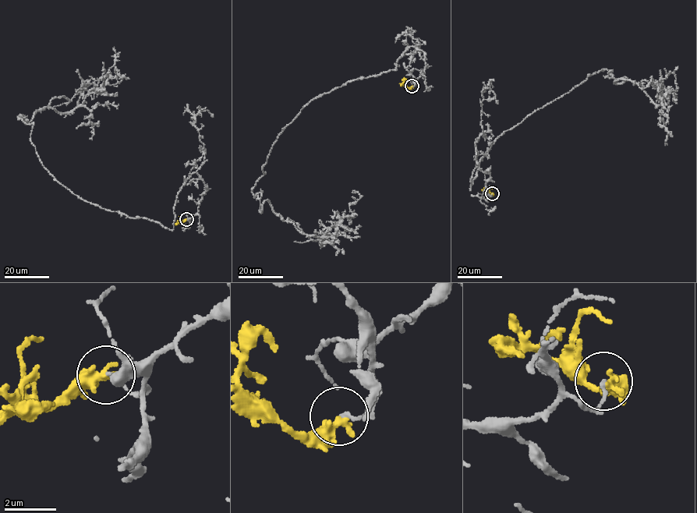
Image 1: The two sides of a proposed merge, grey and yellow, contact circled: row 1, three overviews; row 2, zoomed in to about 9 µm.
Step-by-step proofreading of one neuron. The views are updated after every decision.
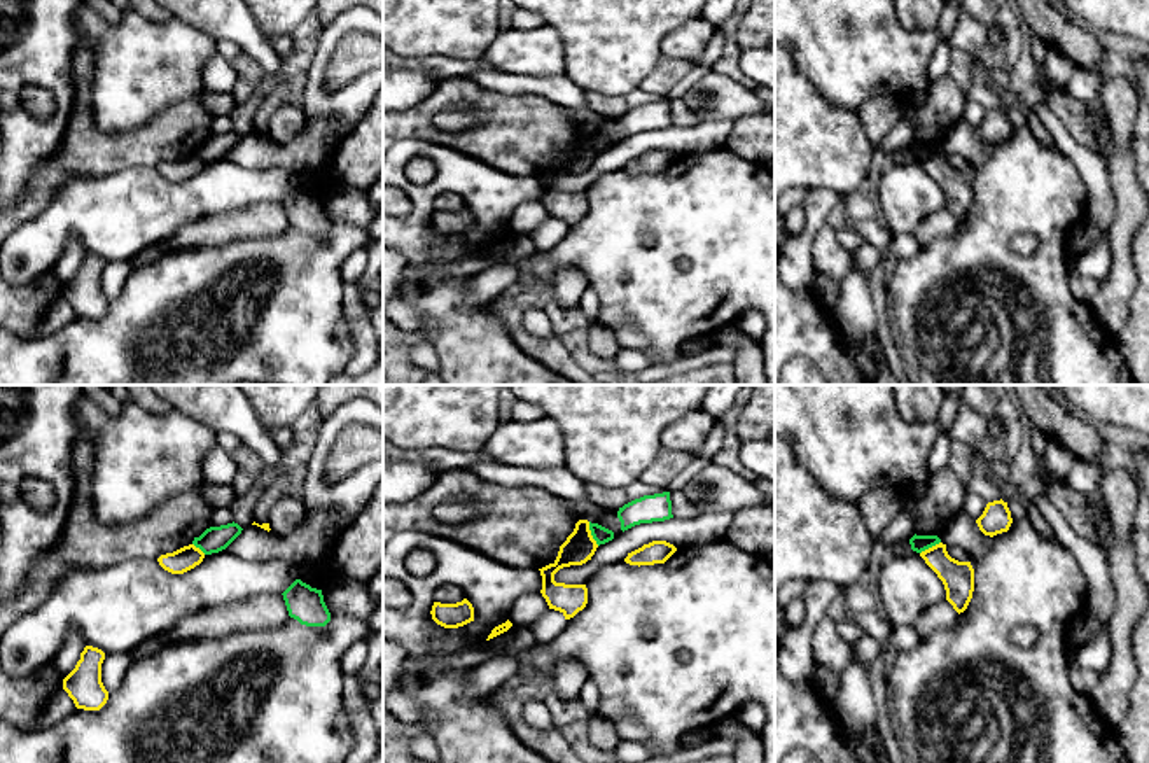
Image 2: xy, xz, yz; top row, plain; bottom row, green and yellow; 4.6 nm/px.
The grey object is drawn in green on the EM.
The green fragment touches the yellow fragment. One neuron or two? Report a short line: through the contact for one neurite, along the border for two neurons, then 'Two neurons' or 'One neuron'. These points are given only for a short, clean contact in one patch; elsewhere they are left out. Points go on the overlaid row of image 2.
Line: xz (588, 522), (590, 534), (598, 545). Two neurons

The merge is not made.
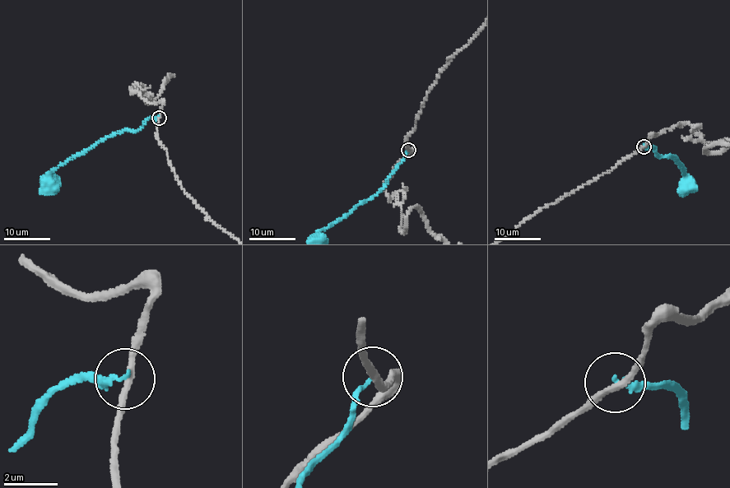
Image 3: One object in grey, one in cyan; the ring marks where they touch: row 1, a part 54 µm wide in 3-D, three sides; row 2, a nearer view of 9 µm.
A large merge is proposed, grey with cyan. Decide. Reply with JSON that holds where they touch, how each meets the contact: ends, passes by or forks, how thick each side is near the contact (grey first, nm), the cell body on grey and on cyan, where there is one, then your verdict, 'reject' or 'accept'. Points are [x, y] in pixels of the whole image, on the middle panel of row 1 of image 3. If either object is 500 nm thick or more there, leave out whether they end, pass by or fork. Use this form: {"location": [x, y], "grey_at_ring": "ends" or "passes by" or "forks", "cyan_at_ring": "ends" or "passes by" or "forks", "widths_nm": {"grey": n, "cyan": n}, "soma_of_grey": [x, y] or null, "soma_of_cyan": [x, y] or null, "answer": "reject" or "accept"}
{"location": [408, 150], "grey_at_ring": "passes by", "cyan_at_ring": "ends", "widths_nm": {"grey": 240, "cyan": 160}, "soma_of_grey": null, "soma_of_cyan": [316, 242], "answer": "reject"}

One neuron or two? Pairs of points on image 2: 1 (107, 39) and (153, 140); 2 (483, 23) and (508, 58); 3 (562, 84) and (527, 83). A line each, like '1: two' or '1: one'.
1: two
2: two
3: one

